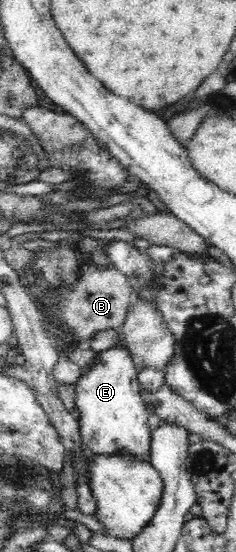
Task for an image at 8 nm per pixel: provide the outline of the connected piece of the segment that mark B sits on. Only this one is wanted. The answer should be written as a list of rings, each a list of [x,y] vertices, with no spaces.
[[[86,263],[82,265],[82,277],[76,283],[76,288],[62,295],[58,316],[61,316],[66,326],[73,330],[78,343],[82,345],[86,339],[94,337],[98,331],[120,329],[128,315],[128,307],[131,305],[130,292],[130,279],[117,270],[112,263],[107,265]]]

